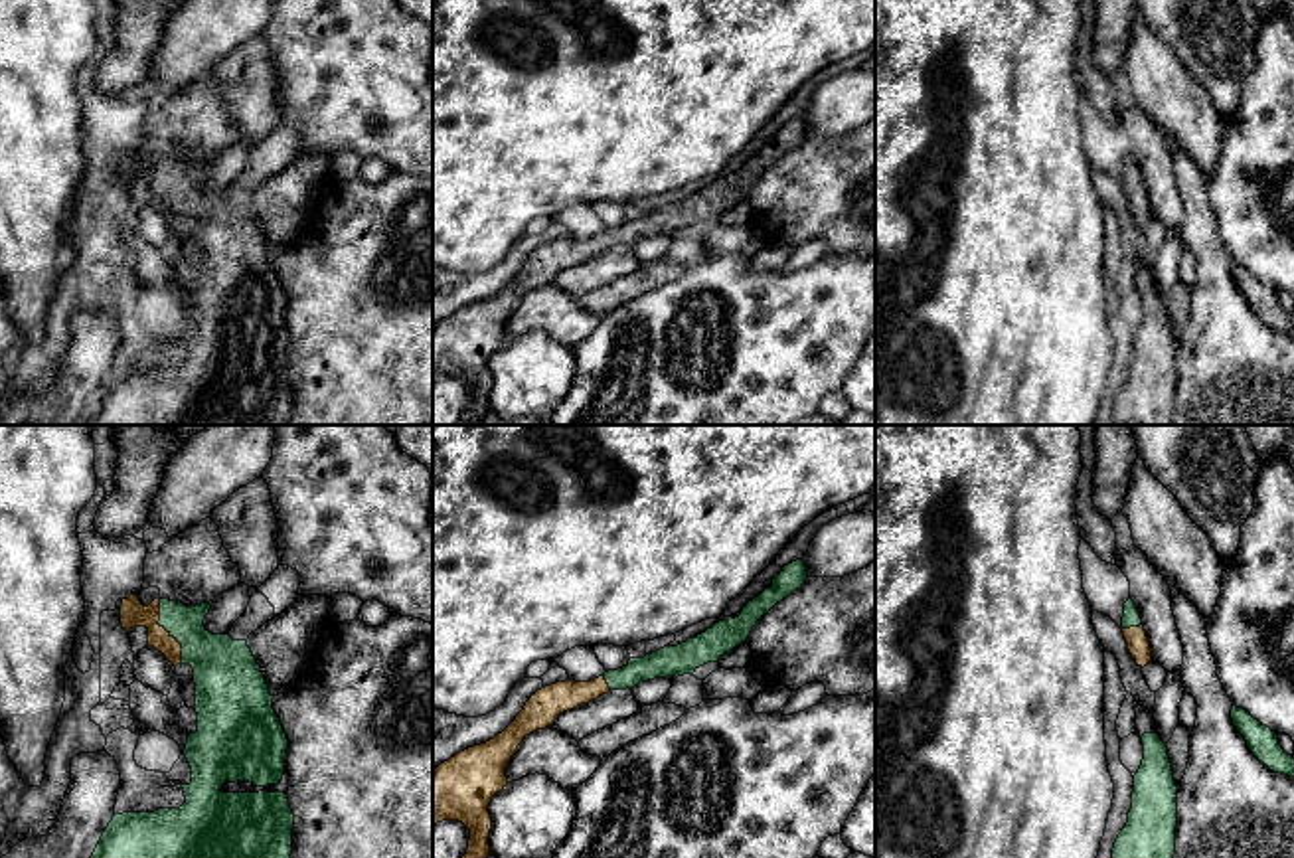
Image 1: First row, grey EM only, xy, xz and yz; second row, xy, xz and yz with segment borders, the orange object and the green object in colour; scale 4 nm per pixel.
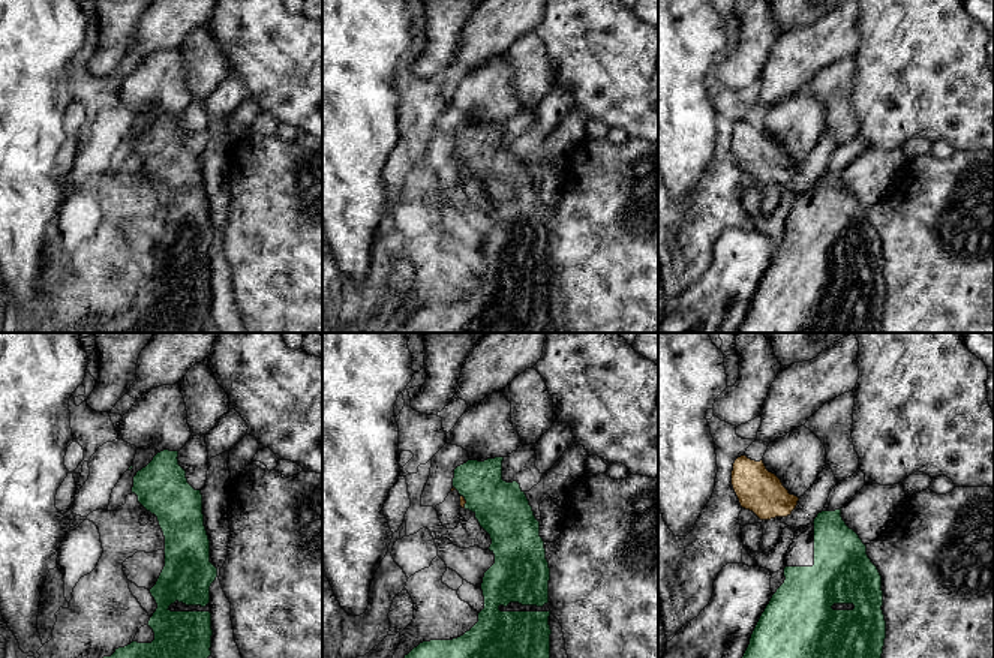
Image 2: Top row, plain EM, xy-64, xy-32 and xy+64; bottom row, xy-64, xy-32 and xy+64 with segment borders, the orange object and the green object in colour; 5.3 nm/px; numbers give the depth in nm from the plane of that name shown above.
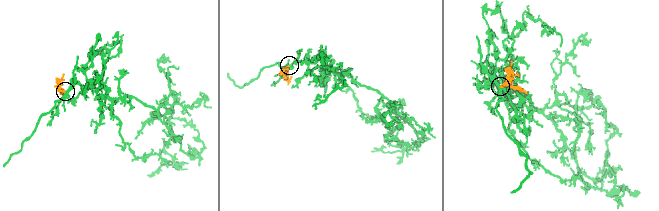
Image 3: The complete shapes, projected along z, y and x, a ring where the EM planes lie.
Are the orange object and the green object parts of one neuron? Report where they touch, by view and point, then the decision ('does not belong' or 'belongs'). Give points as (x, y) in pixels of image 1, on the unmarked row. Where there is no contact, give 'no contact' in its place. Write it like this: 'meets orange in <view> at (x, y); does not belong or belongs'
meets orange in xy at (166, 188); belongs

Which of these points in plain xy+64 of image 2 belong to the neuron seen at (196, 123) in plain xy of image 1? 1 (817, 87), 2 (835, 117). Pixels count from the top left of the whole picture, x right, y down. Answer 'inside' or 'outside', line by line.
1: outside
2: outside

